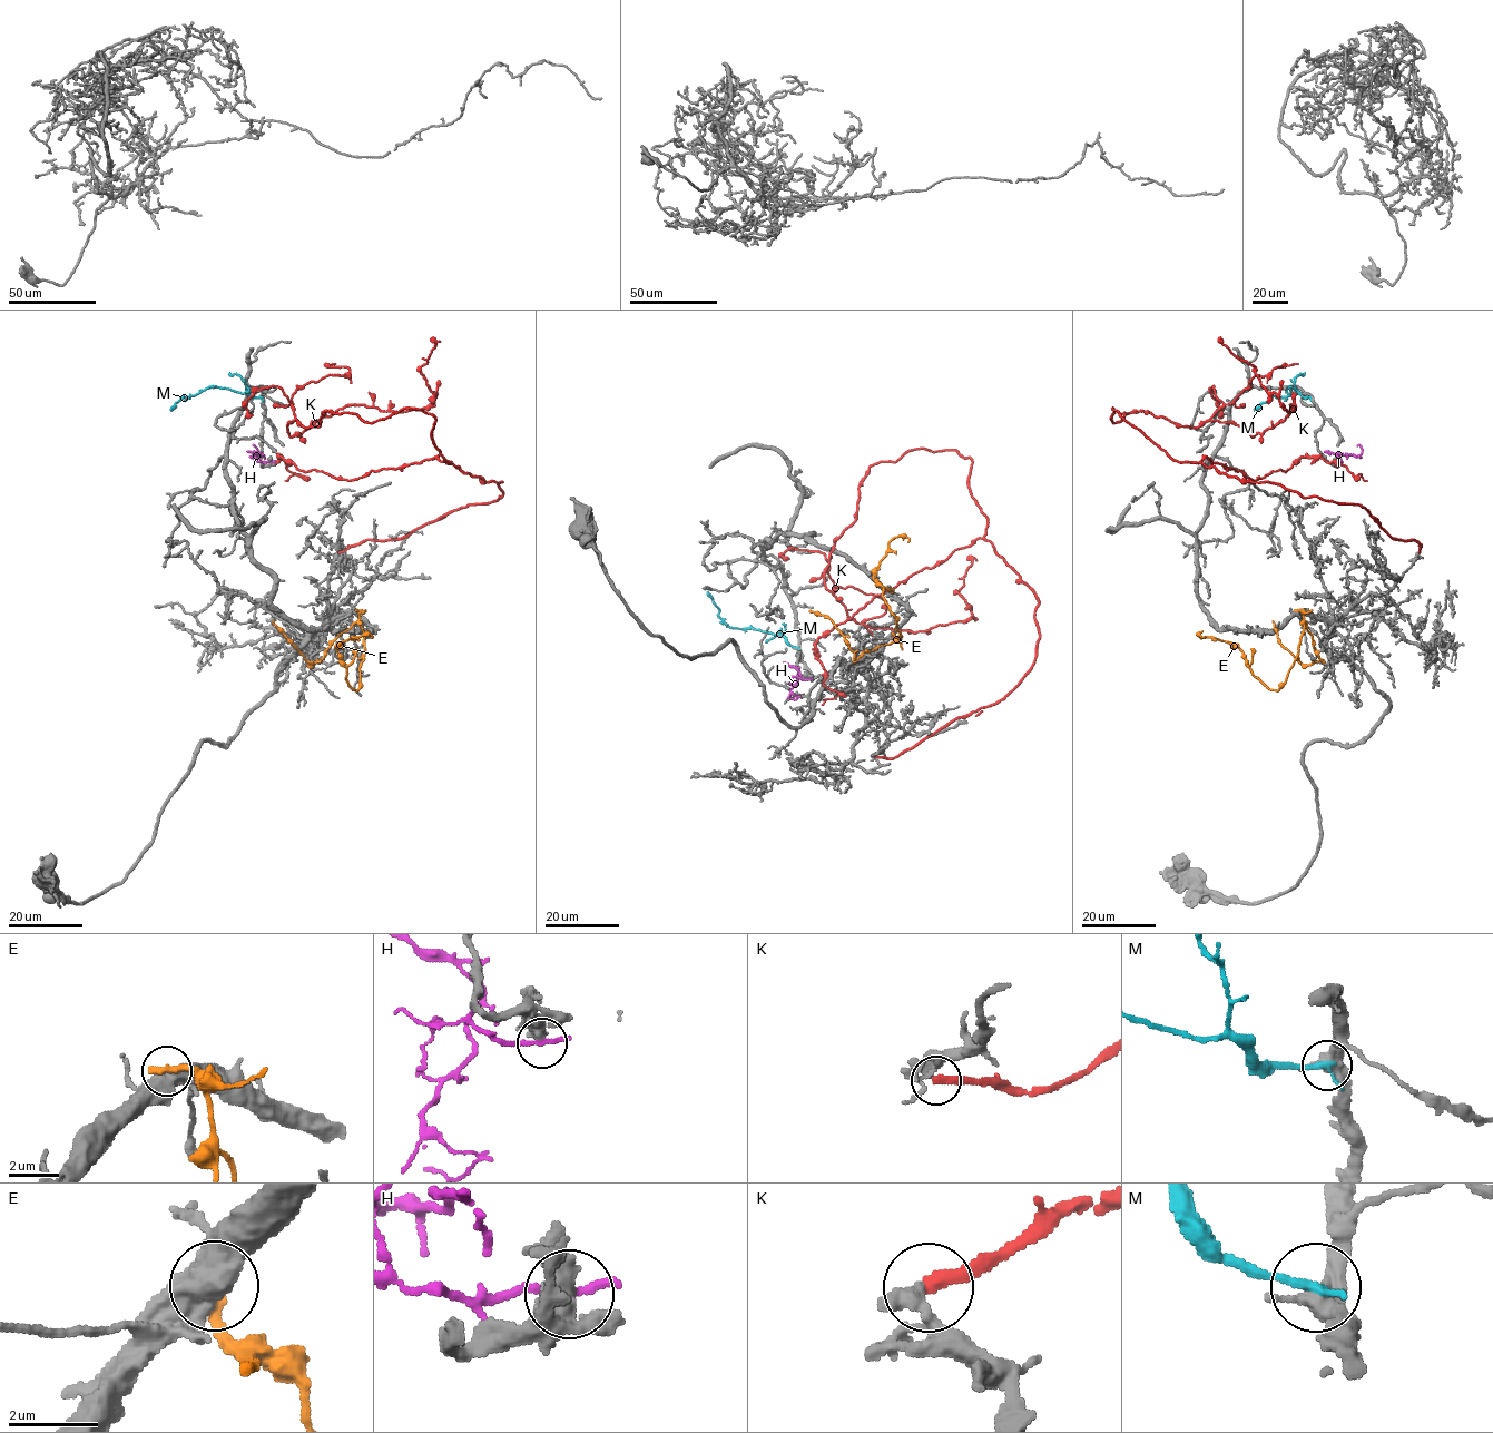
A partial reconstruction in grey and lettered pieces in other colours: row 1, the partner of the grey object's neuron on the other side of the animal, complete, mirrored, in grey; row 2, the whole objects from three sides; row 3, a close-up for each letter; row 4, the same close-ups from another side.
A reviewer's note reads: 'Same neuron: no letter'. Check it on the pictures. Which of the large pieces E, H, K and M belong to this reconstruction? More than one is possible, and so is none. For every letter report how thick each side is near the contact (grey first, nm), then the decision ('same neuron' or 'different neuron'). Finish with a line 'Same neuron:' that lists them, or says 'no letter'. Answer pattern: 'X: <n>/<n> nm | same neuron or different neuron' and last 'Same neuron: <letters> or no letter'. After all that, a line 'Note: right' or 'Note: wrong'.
E: 600/320 nm | different neuron
H: 440/240 nm | different neuron
K: 280/320 nm | different neuron
M: 500/260 nm | different neuron
Same neuron: no letter
Note: right

